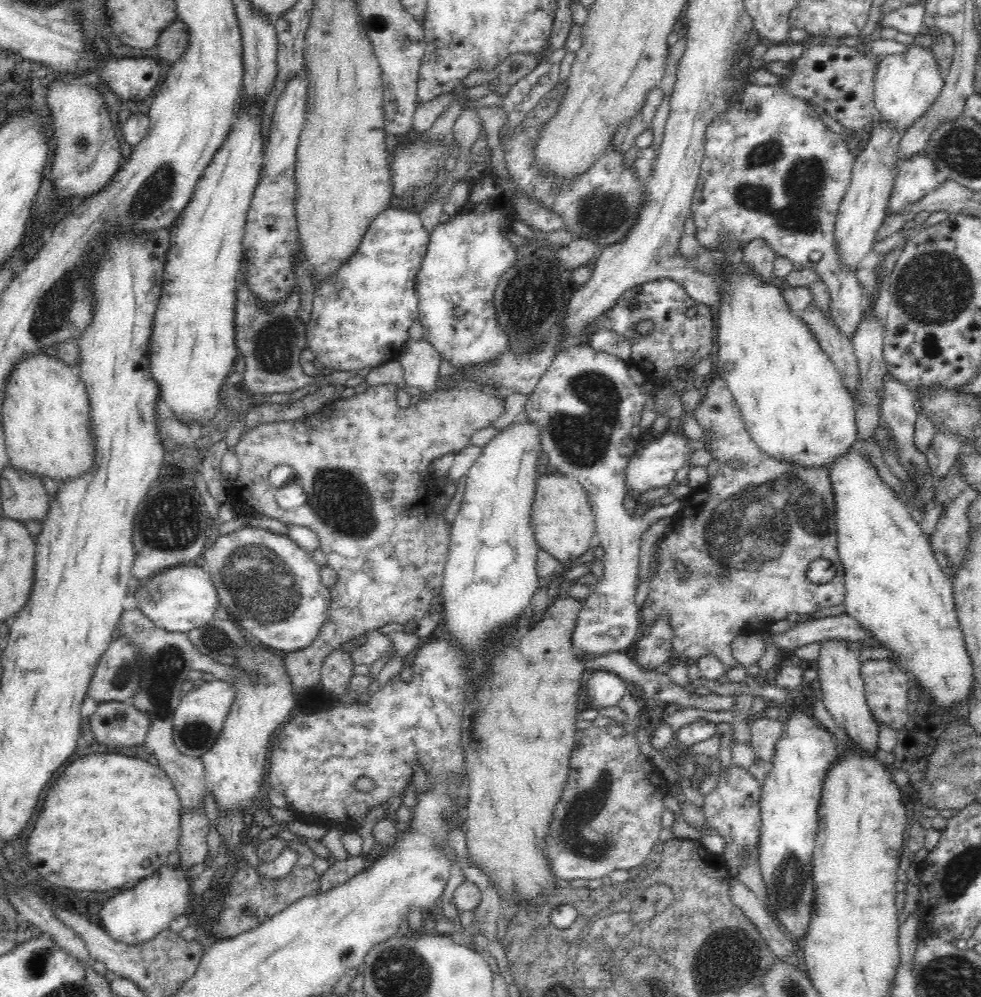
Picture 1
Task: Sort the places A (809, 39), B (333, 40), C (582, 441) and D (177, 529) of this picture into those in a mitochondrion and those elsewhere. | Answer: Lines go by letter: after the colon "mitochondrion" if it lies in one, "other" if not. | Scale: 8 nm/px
A: other
B: other
C: mitochondrion
D: mitochondrion

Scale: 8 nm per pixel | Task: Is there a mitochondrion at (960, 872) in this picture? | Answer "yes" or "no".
yes

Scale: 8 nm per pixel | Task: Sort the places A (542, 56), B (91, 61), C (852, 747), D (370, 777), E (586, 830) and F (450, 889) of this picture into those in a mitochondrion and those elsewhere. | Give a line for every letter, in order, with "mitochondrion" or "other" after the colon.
A: other
B: other
C: other
D: other
E: mitochondrion
F: other

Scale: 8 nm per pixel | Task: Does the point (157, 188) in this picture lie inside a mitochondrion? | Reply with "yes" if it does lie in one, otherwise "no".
yes

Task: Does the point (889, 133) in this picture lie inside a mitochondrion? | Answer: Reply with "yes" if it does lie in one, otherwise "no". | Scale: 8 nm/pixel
no

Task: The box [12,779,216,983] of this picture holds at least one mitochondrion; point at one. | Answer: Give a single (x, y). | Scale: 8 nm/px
(37, 964)

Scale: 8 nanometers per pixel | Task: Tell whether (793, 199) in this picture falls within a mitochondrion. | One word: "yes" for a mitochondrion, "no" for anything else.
yes

